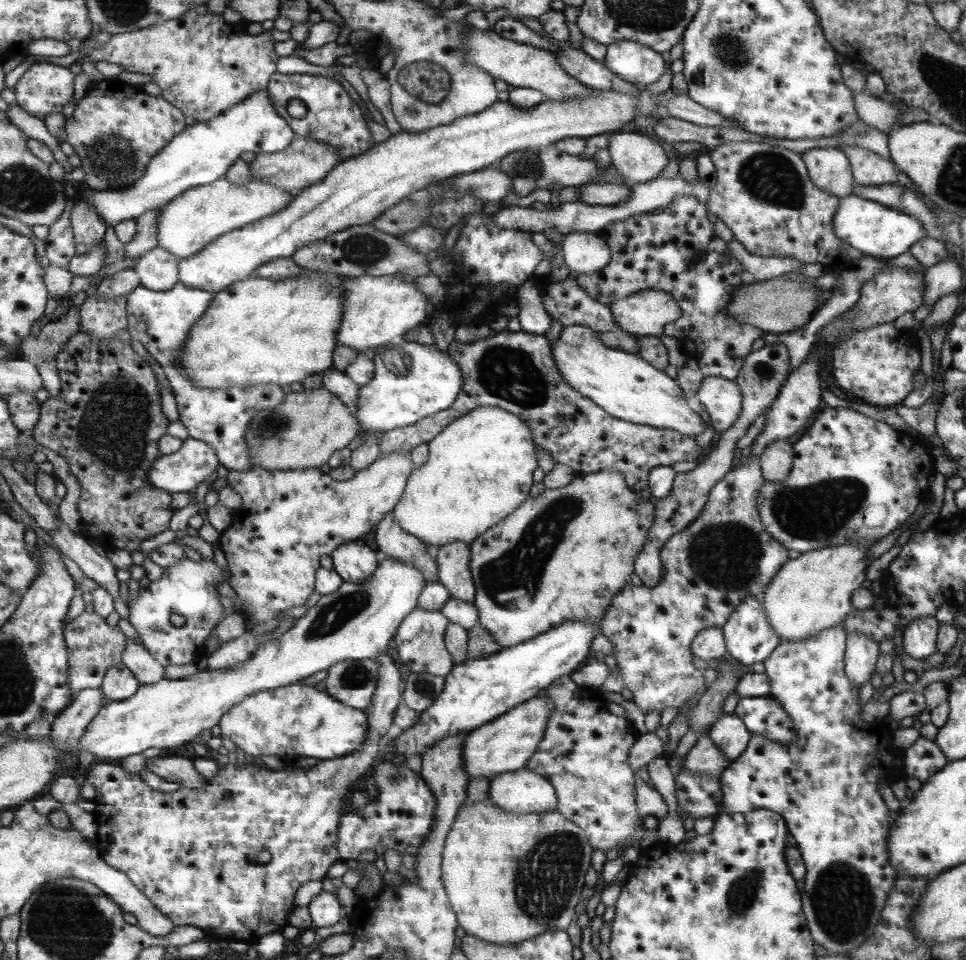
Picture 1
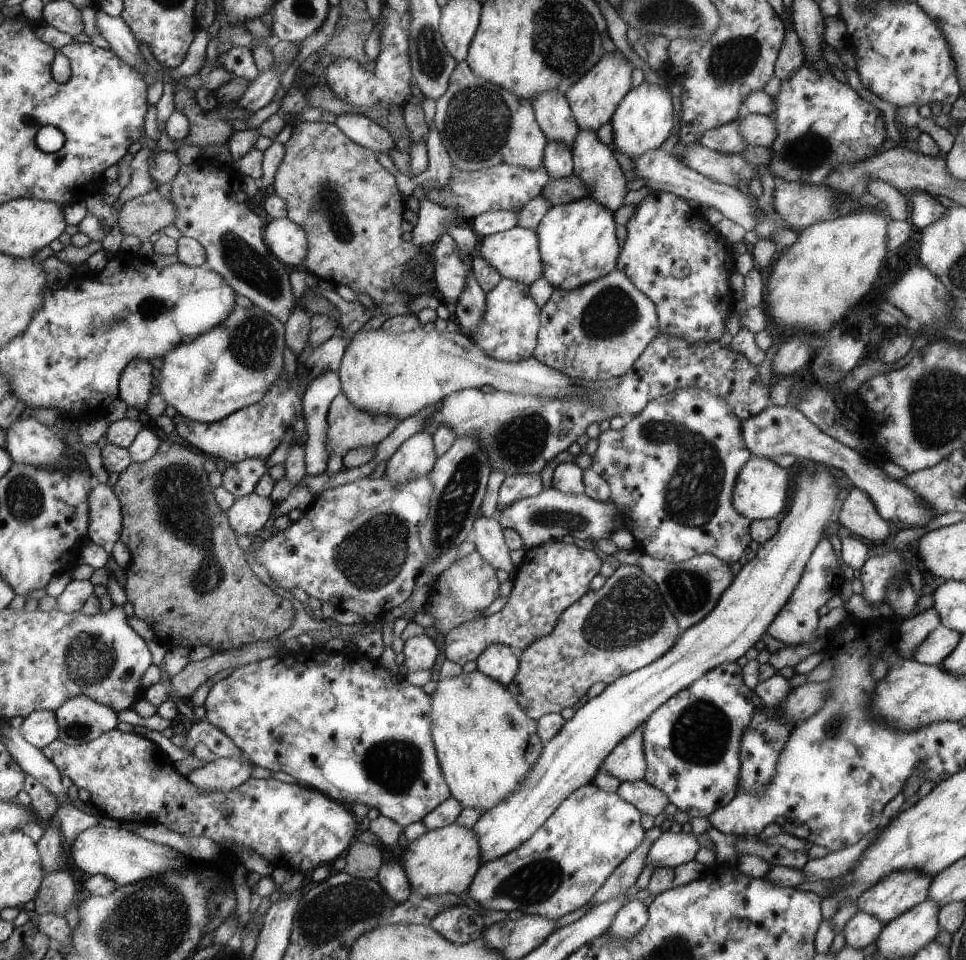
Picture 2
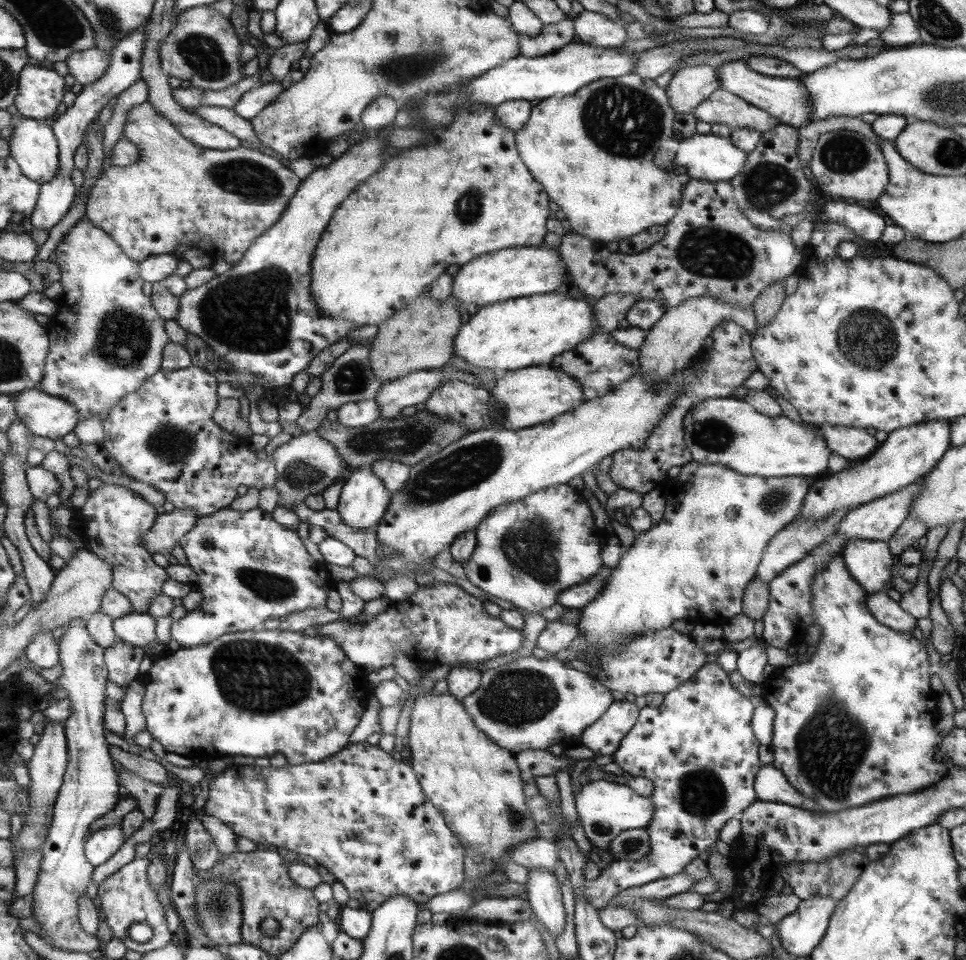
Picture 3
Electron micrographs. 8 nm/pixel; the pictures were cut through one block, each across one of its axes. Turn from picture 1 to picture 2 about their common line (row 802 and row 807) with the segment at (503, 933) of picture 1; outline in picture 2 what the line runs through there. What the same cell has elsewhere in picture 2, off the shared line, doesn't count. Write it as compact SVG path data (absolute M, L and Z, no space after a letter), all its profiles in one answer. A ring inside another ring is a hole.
M477 669L471 673L438 680L437 690L431 697L431 731L435 756L439 759L440 769L451 790L451 796L456 798L463 808L473 807L483 812L493 808L532 773L533 765L536 765L545 744L536 730L537 721L528 717L527 712L506 687Z

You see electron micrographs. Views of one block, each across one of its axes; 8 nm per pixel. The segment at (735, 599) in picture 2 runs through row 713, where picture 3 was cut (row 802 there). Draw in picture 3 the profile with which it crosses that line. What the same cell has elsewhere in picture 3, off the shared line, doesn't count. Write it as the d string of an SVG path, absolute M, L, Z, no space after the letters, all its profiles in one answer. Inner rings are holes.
M593 780L578 785L573 792L576 814L581 822L583 832L592 847L607 849L611 838L619 832L634 828L646 828L653 816L652 800L633 792L627 784L613 781Z

